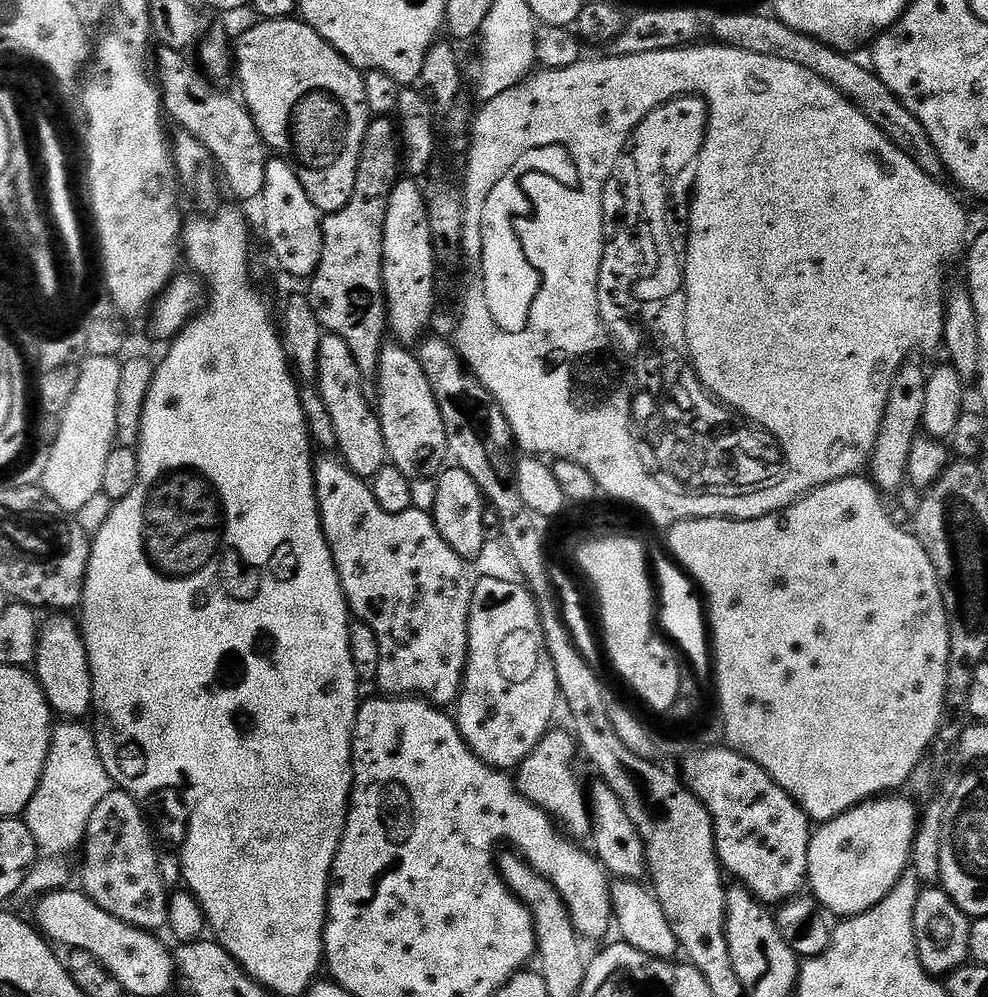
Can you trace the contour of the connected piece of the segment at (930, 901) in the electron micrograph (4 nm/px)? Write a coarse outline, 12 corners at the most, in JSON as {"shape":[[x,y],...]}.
{"shape":[[943,887],[914,909],[918,958],[947,978],[970,960],[972,920]]}

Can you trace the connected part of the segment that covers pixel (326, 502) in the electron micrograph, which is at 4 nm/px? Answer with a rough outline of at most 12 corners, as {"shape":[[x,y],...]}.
{"shape":[[315,470],[385,696],[460,699],[474,587],[429,513]]}

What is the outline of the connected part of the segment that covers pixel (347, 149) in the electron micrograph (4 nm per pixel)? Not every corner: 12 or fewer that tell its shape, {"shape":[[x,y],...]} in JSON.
{"shape":[[300,18],[234,44],[242,100],[321,214],[354,195],[361,69]]}

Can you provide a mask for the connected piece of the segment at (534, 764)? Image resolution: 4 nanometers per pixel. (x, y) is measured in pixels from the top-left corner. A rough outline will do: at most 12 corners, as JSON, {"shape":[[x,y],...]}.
{"shape":[[571,731],[547,732],[516,788],[565,836],[592,835]]}

